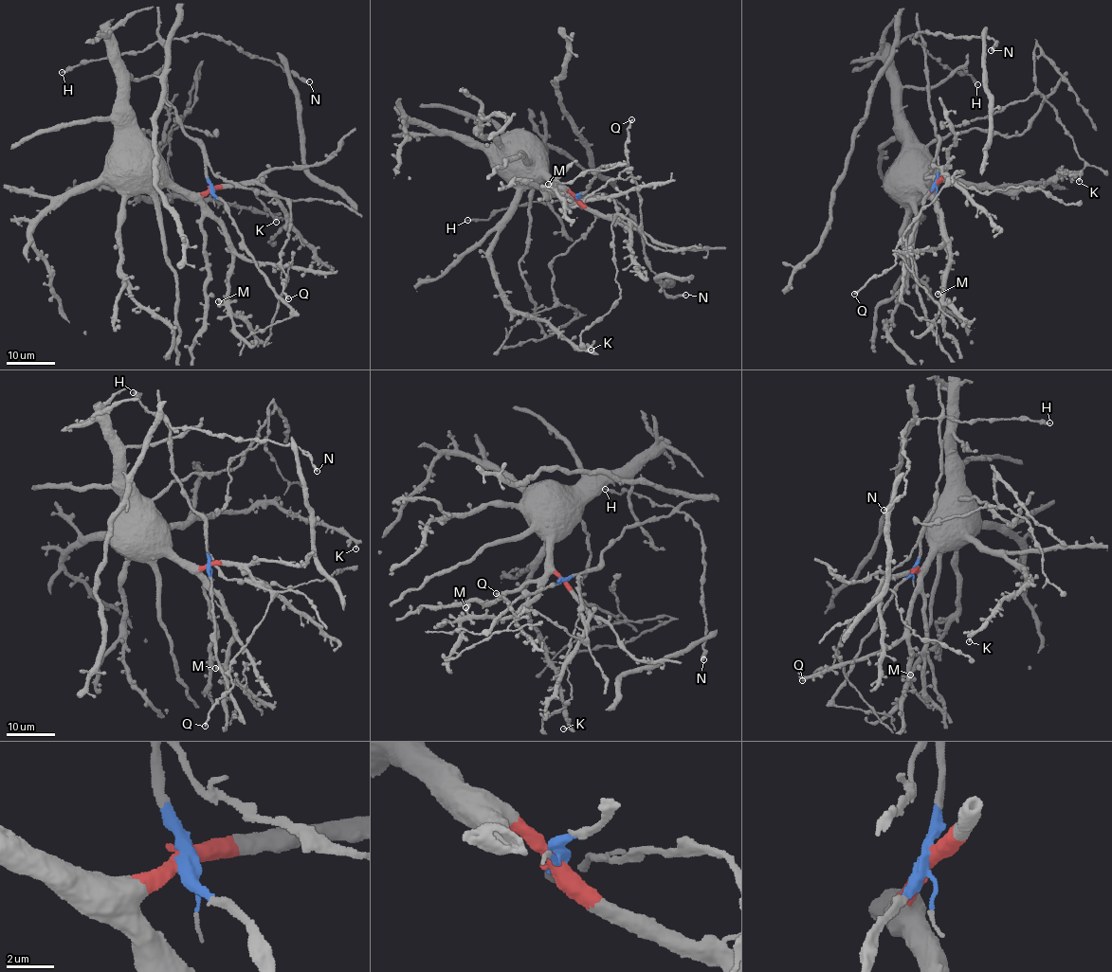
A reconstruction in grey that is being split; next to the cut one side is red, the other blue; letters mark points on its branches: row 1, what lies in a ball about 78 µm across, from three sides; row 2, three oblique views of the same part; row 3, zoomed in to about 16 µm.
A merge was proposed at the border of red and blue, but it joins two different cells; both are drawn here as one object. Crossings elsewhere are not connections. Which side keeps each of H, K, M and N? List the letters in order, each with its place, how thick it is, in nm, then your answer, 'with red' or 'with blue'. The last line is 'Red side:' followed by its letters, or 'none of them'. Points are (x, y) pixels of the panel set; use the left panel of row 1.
H: place (62, 72); calibre 190 nm; with blue
K: place (276, 222); calibre 200 nm; with red
M: place (218, 301); calibre 440 nm; with red
N: place (309, 81); calibre 360 nm; with blue
Red side: K, M

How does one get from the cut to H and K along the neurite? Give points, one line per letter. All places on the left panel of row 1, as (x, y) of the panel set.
H: (210, 188), (205, 151), (185, 132), (166, 98), (166, 49), (159, 42), (141, 52), (81, 62), (61, 72)
K: (210, 188), (182, 192), (147, 177), (139, 199), (212, 199), (269, 212), (276, 222)

